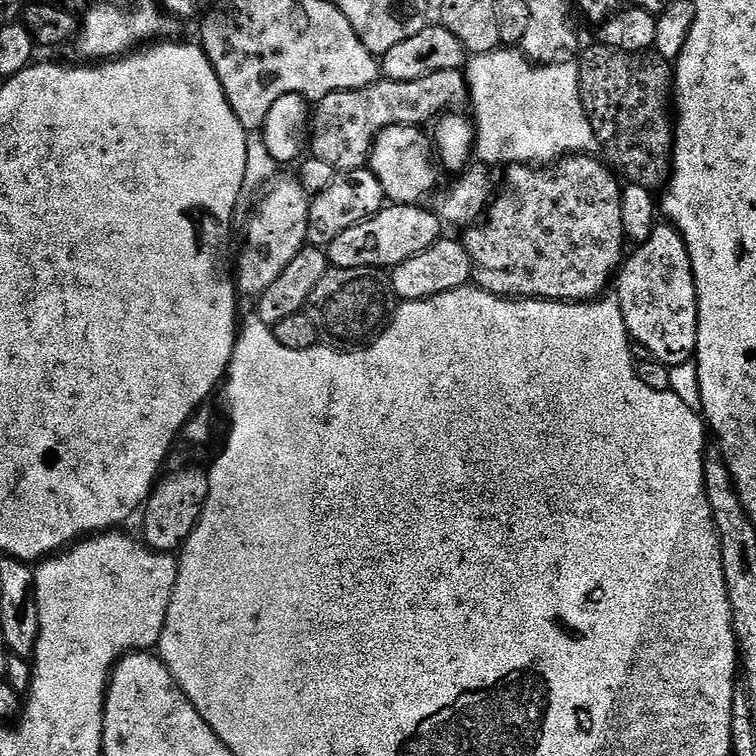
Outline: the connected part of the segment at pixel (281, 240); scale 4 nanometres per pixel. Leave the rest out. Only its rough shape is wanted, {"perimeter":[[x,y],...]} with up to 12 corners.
{"perimeter":[[276,174],[248,220],[238,288],[258,298],[305,247],[310,193]]}

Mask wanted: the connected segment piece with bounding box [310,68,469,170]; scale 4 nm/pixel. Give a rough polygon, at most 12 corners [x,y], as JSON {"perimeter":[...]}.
{"perimeter":[[455,68],[331,92],[310,116],[311,155],[361,167],[381,128],[468,99]]}

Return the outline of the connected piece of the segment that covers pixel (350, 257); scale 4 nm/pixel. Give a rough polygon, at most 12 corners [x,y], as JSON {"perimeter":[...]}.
{"perimeter":[[419,203],[393,204],[327,241],[334,268],[388,270],[441,239]]}

